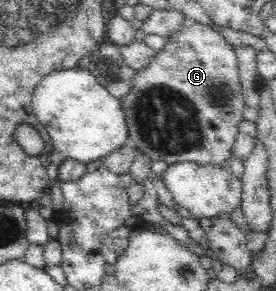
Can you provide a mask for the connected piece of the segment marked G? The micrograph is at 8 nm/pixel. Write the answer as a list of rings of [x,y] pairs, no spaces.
[[[185,18],[180,27],[163,37],[163,48],[153,53],[152,59],[140,69],[137,69],[130,80],[130,89],[128,93],[120,98],[120,105],[128,126],[128,141],[138,152],[142,152],[147,158],[154,160],[163,160],[165,164],[176,162],[195,162],[201,166],[221,166],[227,168],[227,162],[232,158],[231,148],[235,144],[237,134],[239,134],[239,124],[245,120],[245,97],[240,92],[238,84],[238,62],[237,53],[233,50],[234,46],[219,33],[212,25],[200,24],[195,20]]]

